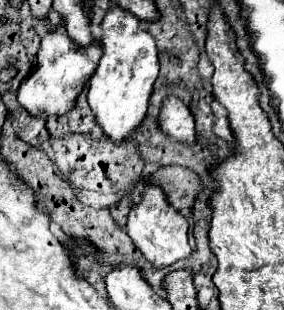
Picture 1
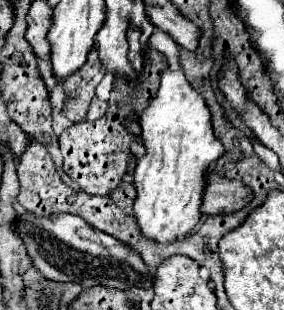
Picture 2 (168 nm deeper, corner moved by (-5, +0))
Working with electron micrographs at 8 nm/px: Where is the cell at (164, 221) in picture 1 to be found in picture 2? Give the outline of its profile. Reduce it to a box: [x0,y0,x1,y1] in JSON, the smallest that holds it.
[133,30,223,244]

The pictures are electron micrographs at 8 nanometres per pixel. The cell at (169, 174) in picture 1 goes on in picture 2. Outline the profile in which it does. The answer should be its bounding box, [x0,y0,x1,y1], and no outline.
[201,174,251,214]

